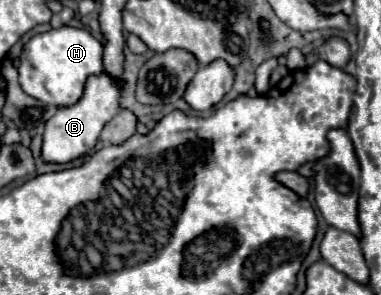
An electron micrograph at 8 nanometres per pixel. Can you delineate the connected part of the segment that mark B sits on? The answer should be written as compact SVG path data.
M100 73L100 77L88 77L84 85L84 93L76 105L60 107L52 119L46 123L42 159L50 163L68 163L80 155L86 155L90 145L96 145L102 127L118 113L120 97L124 95L124 79L108 77L108 73Z

